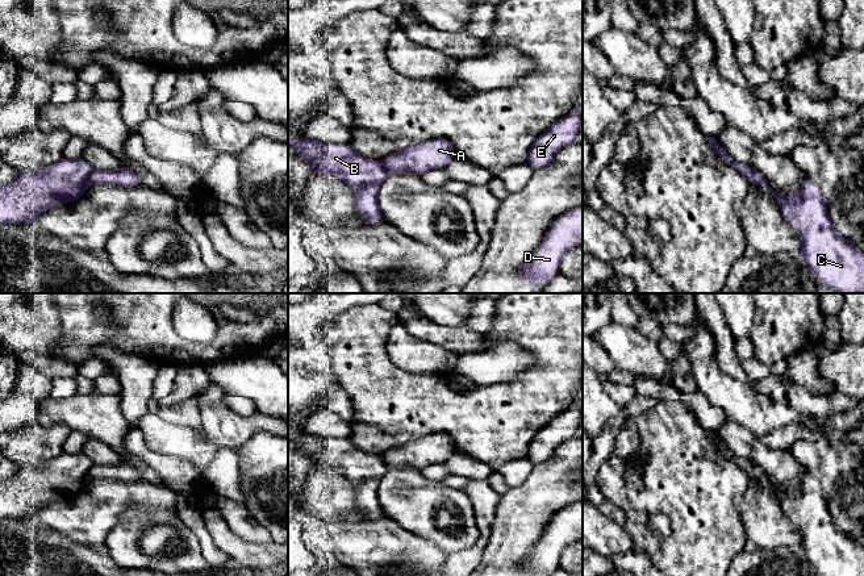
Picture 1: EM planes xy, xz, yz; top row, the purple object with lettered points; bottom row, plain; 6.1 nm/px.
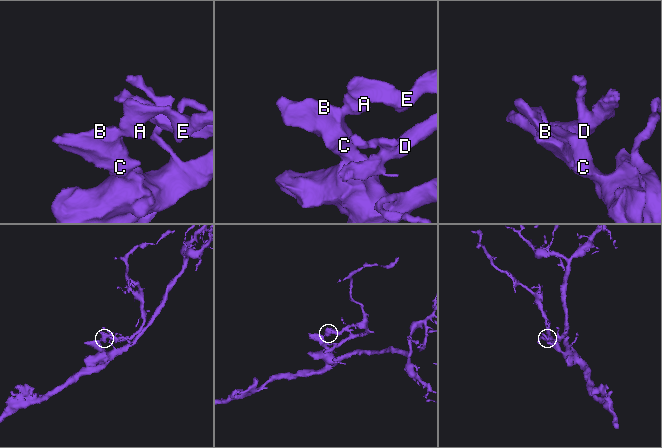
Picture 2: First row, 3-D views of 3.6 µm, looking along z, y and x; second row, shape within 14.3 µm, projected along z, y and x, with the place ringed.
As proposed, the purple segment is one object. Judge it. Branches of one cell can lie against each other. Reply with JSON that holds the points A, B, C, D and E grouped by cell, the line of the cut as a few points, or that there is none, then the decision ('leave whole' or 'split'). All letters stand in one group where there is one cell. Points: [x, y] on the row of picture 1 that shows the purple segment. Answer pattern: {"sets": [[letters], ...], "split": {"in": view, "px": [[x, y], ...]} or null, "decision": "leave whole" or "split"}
{"sets": [["A", "D", "E"], ["B", "C"]], "split": {"in": "yz", "px": [[752, 168], [760, 176], [762, 184]]}, "decision": "split"}

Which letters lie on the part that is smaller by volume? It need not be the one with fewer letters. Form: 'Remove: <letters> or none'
Remove: A, D, E

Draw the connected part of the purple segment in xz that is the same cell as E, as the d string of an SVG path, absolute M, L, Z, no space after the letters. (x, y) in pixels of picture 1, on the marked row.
M583 110L559 118L533 142L526 163L534 170L546 167L563 147L576 142L581 122Z

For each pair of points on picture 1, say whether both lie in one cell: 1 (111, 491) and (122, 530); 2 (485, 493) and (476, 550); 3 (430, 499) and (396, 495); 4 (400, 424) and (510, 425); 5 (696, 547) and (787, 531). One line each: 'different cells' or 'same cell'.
1: different cells
2: same cell
3: same cell
4: same cell
5: different cells

